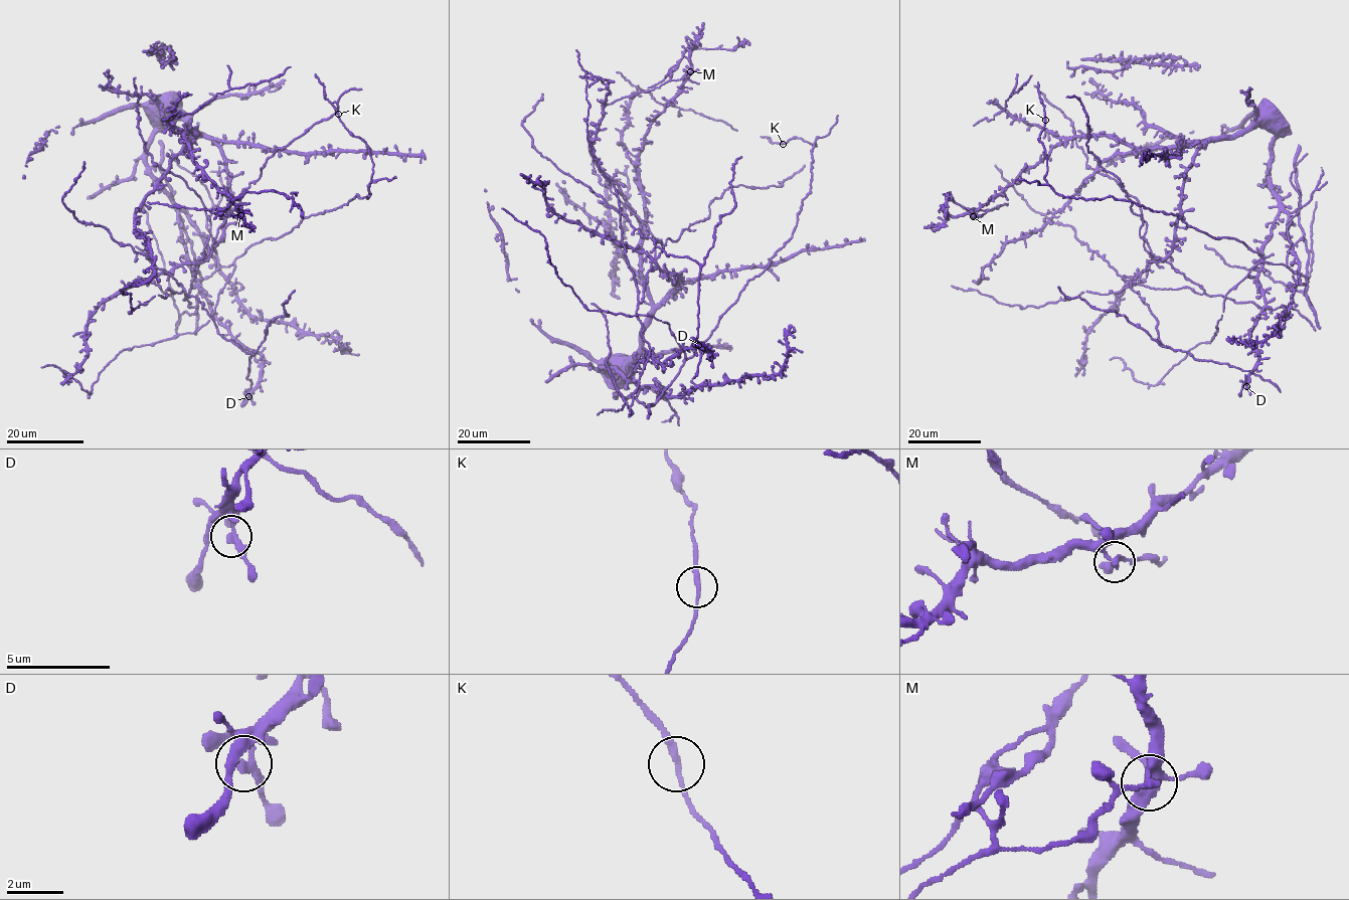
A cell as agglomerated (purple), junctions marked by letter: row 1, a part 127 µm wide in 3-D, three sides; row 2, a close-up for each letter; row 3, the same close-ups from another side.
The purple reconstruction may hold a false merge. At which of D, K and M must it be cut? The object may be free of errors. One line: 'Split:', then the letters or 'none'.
Split: M

